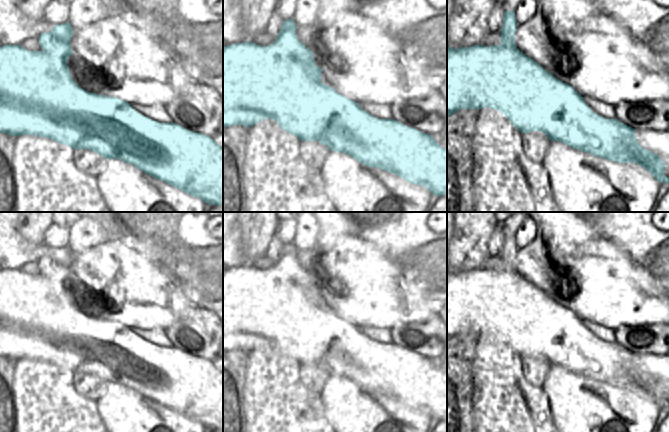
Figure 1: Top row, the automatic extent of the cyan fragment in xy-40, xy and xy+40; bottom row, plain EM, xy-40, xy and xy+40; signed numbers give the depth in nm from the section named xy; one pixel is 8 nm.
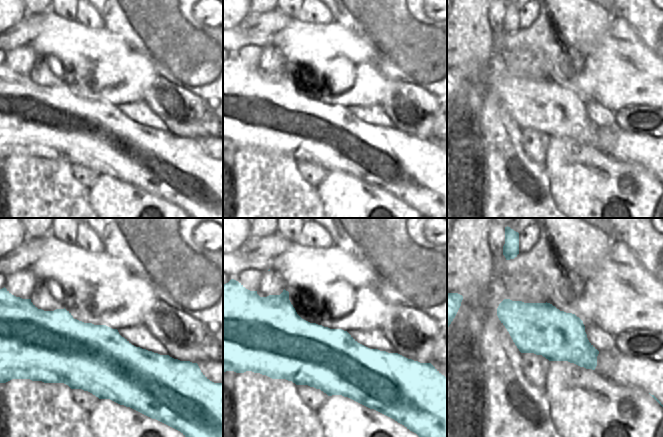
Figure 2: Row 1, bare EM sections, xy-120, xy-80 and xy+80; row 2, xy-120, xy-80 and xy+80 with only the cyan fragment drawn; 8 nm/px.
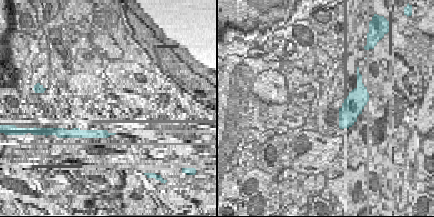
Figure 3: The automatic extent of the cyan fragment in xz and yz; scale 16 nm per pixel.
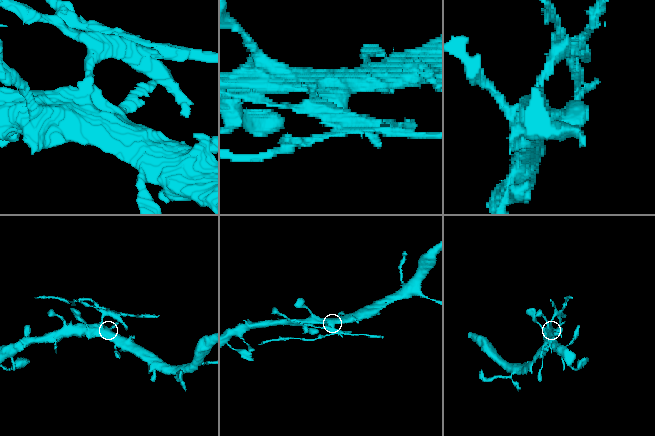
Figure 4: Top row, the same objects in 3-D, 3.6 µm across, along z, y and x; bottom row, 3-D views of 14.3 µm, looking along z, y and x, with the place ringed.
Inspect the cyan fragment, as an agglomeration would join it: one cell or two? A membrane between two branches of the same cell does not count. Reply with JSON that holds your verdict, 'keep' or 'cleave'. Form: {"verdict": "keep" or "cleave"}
{"verdict": "cleave"}

